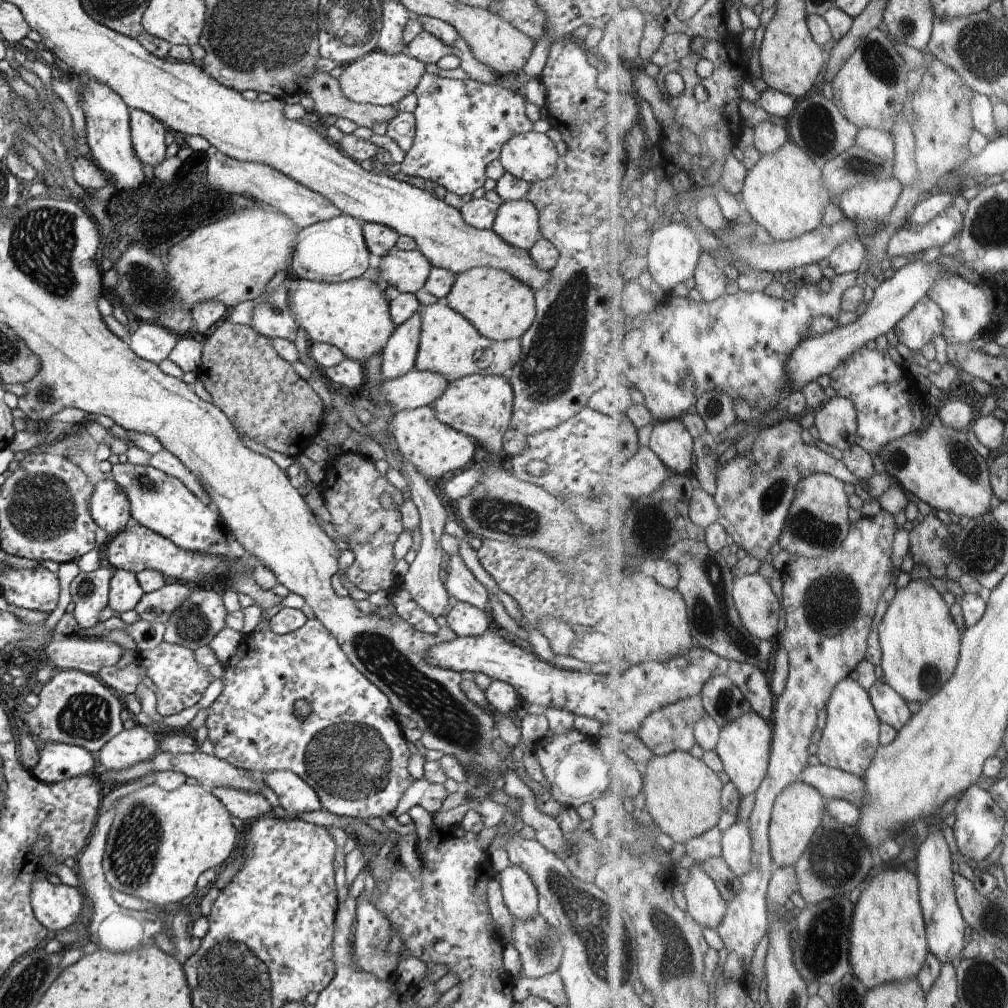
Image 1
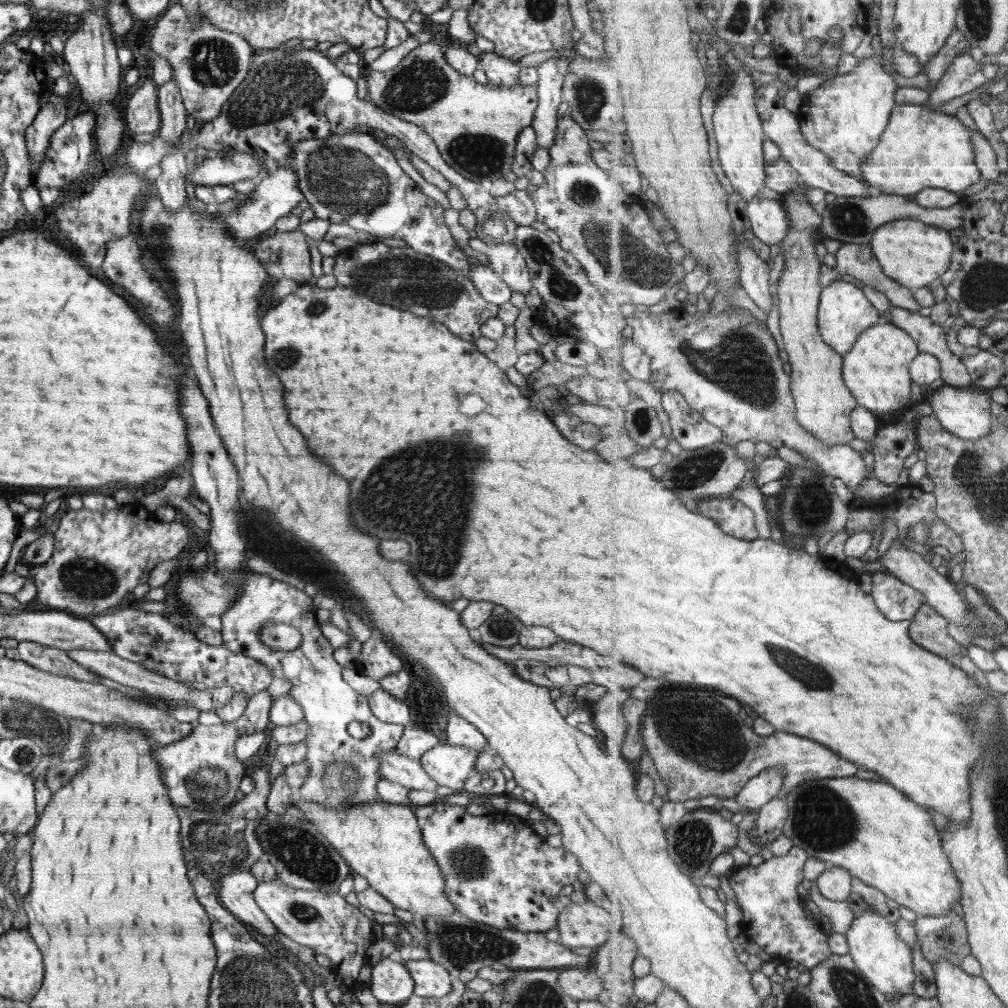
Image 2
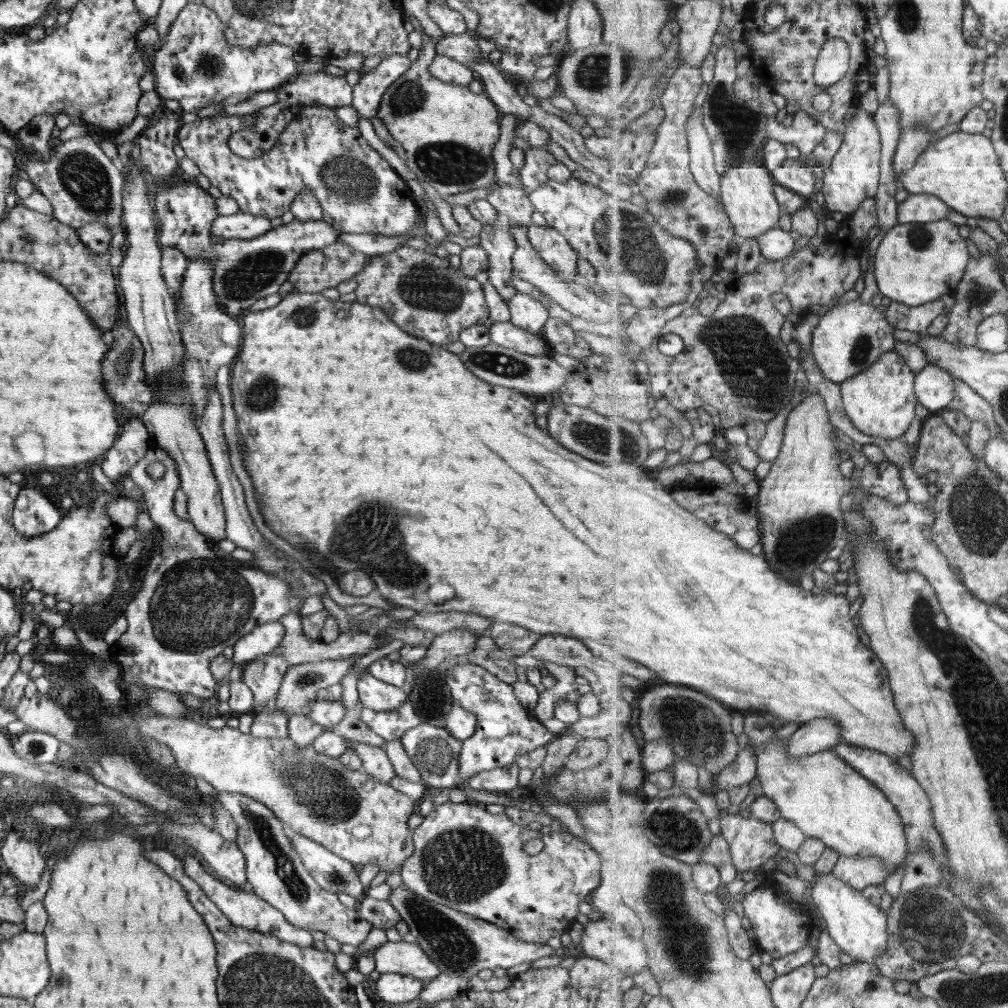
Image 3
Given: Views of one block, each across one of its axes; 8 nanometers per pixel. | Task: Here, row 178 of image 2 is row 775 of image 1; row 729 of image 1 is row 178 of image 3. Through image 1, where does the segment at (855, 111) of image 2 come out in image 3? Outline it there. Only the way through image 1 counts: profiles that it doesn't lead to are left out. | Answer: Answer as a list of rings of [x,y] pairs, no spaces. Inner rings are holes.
[[[860,106],[856,118],[848,126],[847,140],[831,167],[825,170],[822,192],[831,212],[851,214],[862,207],[864,201],[876,197],[883,185],[883,134],[875,115]]]

